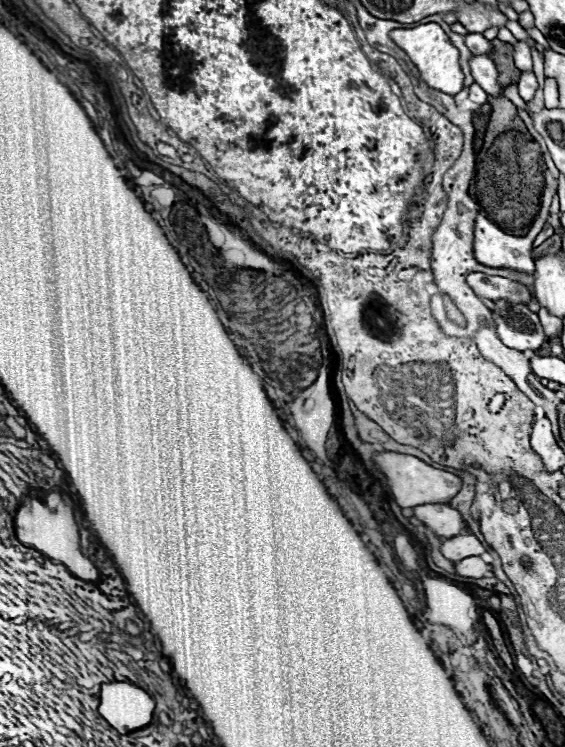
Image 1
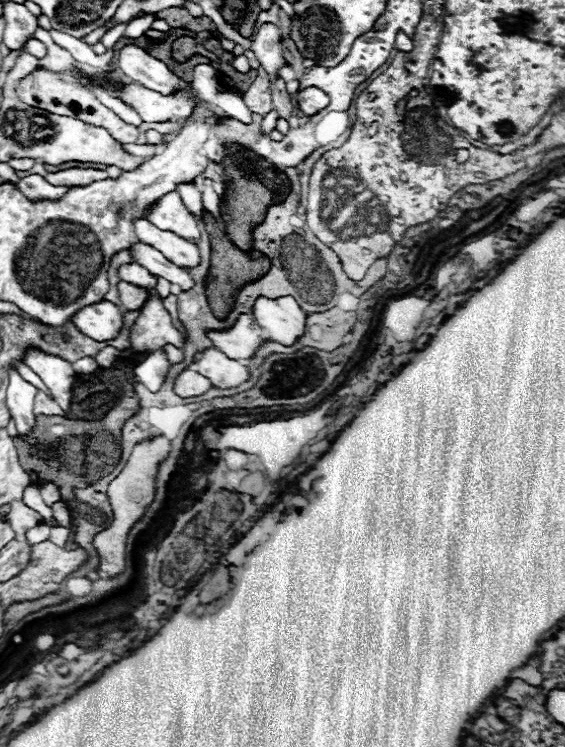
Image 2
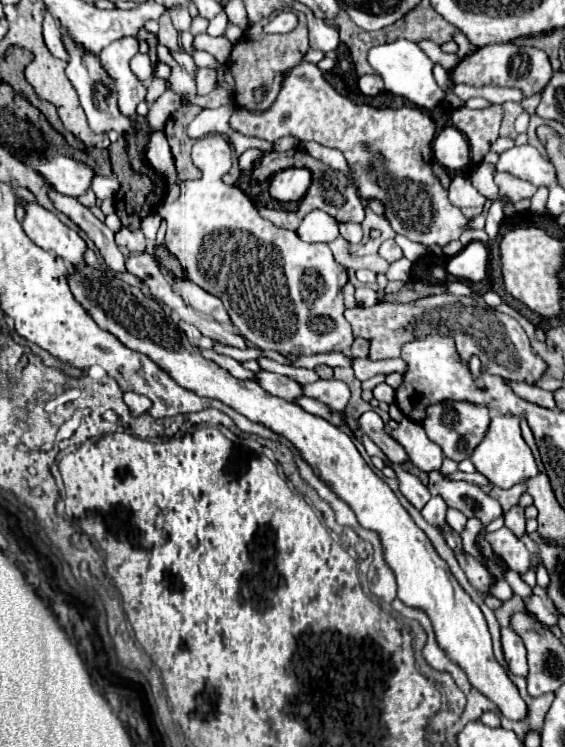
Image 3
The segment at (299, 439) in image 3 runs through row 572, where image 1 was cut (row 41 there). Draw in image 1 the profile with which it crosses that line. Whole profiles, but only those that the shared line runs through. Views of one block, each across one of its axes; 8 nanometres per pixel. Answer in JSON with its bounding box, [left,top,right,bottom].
[390,22,464,94]

